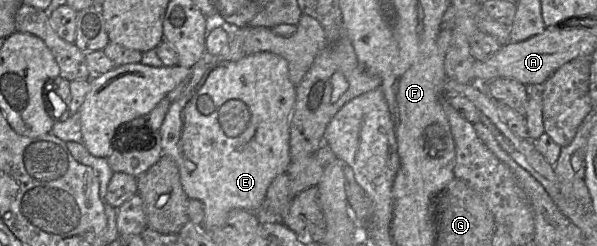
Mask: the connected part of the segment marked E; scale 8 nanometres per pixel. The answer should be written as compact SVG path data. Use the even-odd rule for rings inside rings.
M258 52L246 54L238 61L213 61L202 76L199 83L188 93L172 102L159 129L161 137L162 155L171 157L177 164L180 173L180 181L184 192L189 199L199 200L204 207L203 228L214 230L222 227L227 221L228 214L234 209L243 209L249 212L257 212L264 206L268 187L273 180L287 173L291 164L290 157L290 124L295 109L296 86L291 82L287 61L271 52Z

